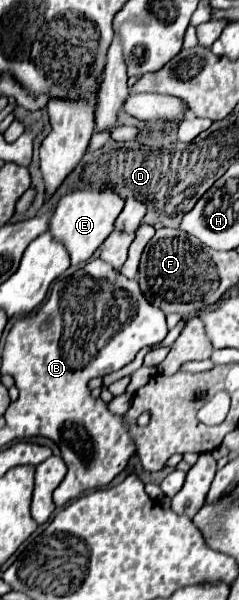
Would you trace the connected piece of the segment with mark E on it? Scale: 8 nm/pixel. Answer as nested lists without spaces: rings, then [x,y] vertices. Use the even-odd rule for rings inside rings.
[[[74,190],[66,196],[60,198],[52,218],[50,218],[50,226],[48,232],[64,244],[64,248],[70,254],[72,266],[76,264],[84,264],[90,260],[90,256],[98,250],[98,246],[112,234],[114,230],[114,220],[116,216],[122,212],[124,208],[124,200],[110,192],[92,192],[92,190]]]

